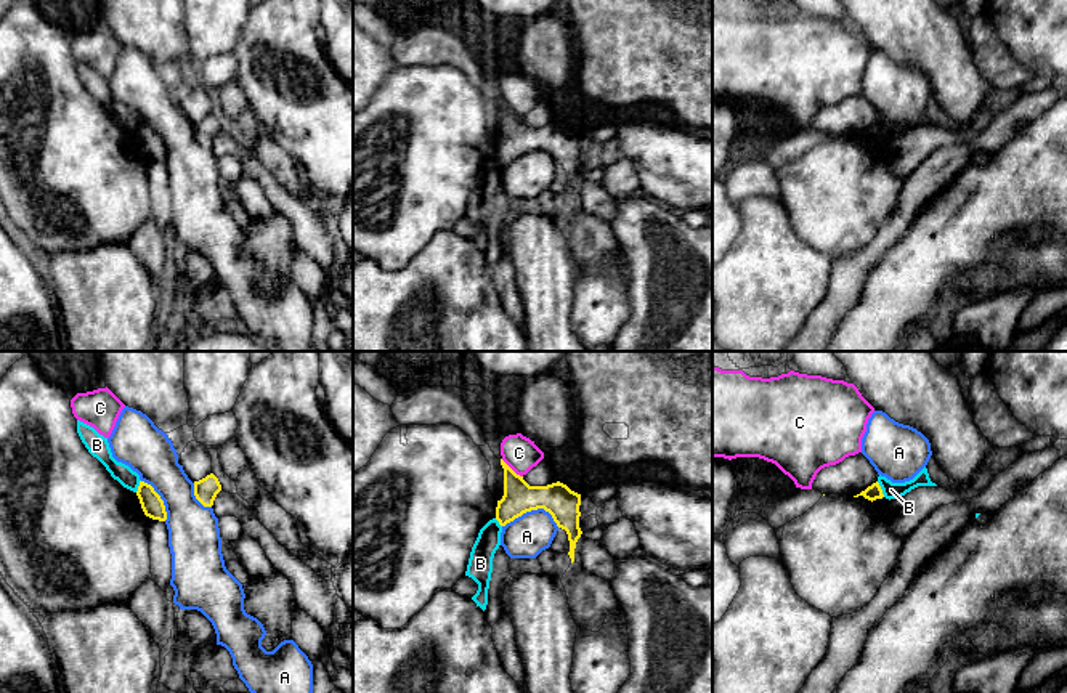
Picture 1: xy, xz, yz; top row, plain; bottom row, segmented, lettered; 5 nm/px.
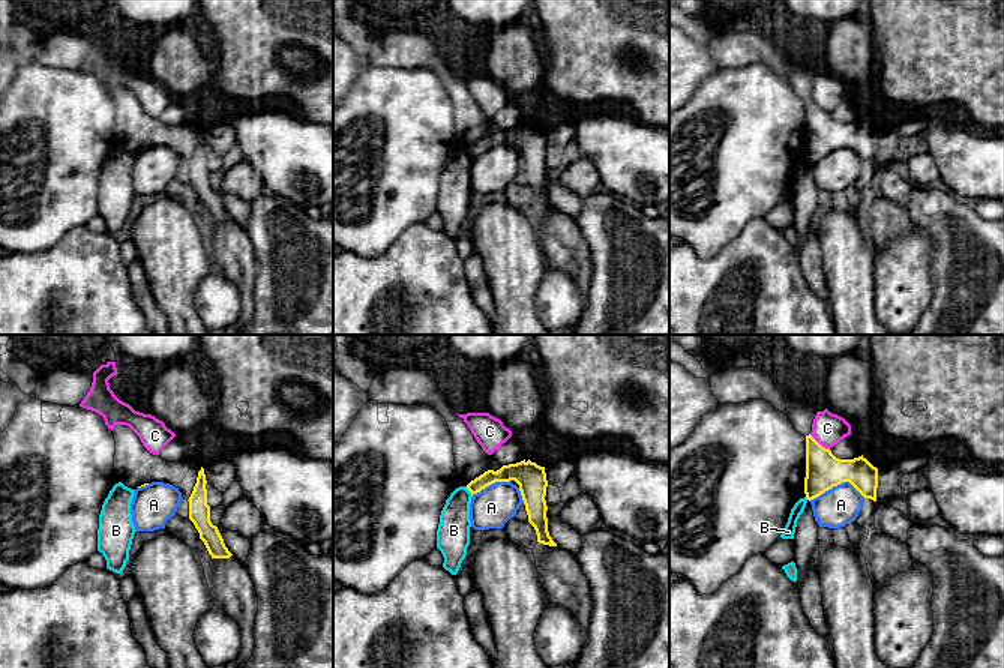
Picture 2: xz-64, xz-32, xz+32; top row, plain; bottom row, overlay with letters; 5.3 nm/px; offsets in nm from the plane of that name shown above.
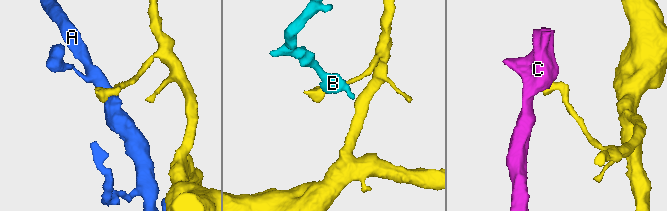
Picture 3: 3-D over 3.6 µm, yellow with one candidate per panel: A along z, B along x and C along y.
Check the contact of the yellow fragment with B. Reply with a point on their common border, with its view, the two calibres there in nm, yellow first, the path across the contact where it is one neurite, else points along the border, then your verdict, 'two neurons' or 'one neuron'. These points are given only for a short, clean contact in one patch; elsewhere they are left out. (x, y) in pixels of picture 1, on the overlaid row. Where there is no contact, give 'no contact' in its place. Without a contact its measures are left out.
yz (881, 490) | 80/80 nm | along yz (876, 482), (884, 496) | two neurons

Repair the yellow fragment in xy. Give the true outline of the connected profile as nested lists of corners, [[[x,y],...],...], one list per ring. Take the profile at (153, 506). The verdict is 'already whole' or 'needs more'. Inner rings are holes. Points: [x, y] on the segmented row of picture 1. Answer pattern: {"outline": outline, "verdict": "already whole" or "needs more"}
{"outline": [[[140,481],[136,496],[146,517],[159,521],[167,520],[164,500],[151,484]]], "verdict": "already whole"}

